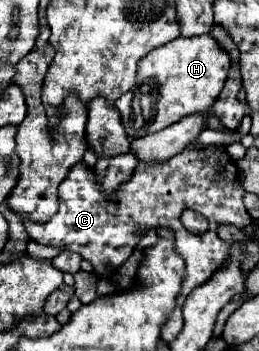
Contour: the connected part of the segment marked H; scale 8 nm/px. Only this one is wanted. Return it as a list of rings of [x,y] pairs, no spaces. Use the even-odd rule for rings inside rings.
[[[210,35],[178,37],[172,43],[152,49],[138,63],[136,87],[126,91],[116,107],[130,137],[144,137],[180,121],[184,115],[206,111],[218,99],[230,69],[230,57]]]

